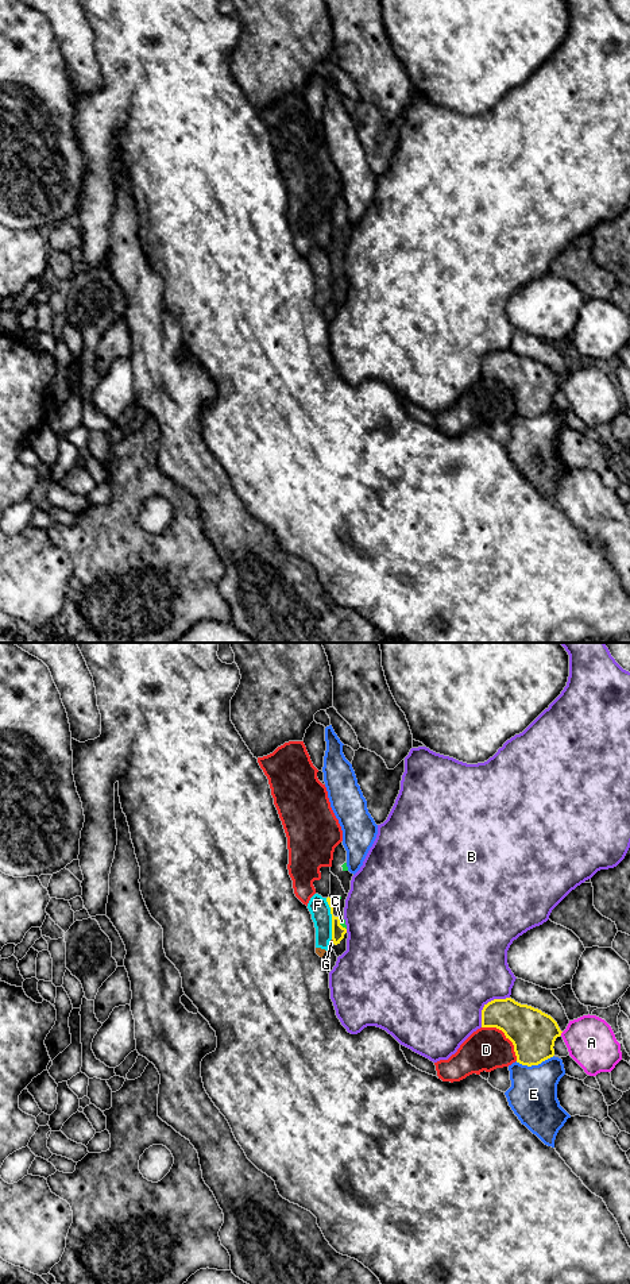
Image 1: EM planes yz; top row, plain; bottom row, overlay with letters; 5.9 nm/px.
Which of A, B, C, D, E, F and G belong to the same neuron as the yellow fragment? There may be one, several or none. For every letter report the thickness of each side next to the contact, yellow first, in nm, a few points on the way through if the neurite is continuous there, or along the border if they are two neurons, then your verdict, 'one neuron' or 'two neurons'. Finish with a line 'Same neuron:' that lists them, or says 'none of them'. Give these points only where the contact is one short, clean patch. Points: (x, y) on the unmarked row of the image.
A: calibres 280 and 300 nm; two neurons
B: calibres 240 and 480 nm; two neurons
C: calibres 80 and 30 nm; way yz (337, 282), (340, 277), (341, 273); one neuron
D: calibres 280 and 260 nm; two neurons
E: calibres 280 and 280 nm; two neurons
F: calibres 80 and 120 nm; border yz (325, 250), (329, 258), (332, 290); two neurons
G: calibres 80 and 30 nm; border yz (332, 290), (333, 295); two neurons
Same neuron: C

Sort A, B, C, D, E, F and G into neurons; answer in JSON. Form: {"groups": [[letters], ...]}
{"groups": [["A"], ["B"], ["C"], ["D"], ["E"], ["F", "G"]]}

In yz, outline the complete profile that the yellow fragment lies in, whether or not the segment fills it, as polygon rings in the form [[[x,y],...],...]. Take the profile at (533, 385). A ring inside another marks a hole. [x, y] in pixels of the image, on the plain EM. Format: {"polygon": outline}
{"polygon": [[[511,350],[484,356],[482,379],[502,382],[514,397],[517,414],[527,419],[553,409],[554,393],[563,385],[550,367]]]}

